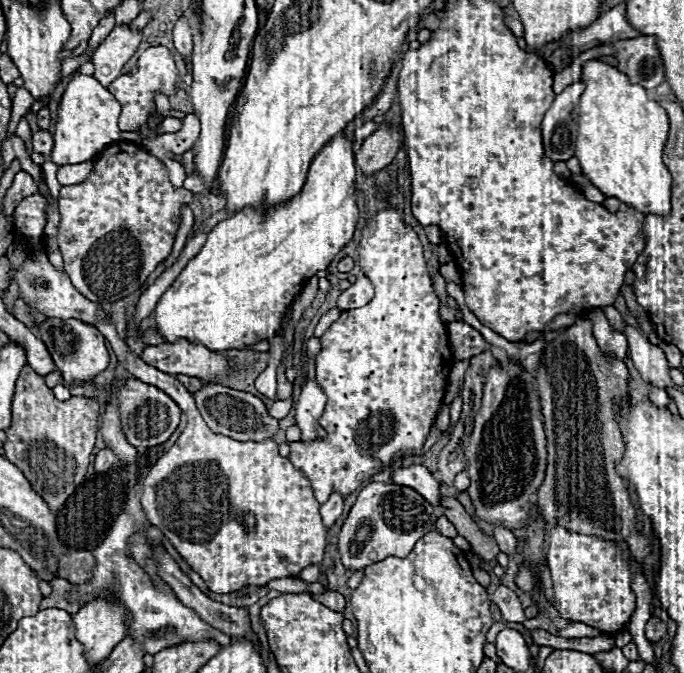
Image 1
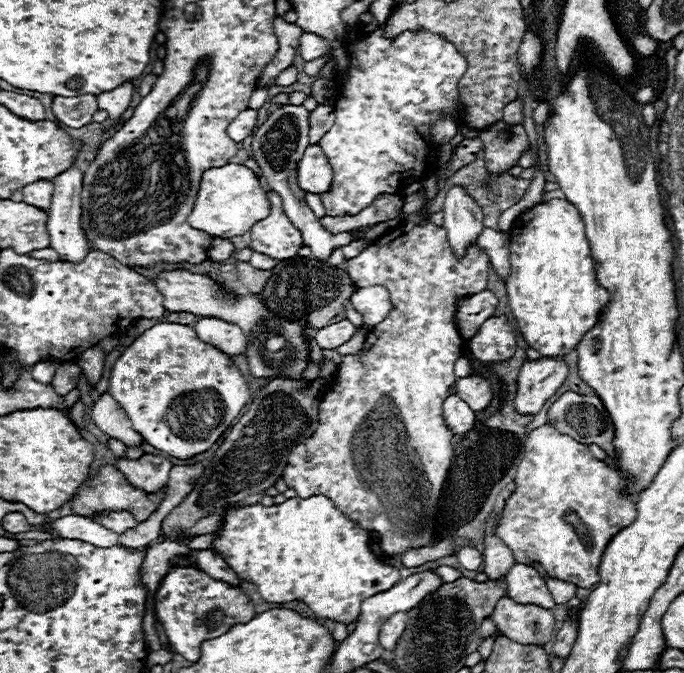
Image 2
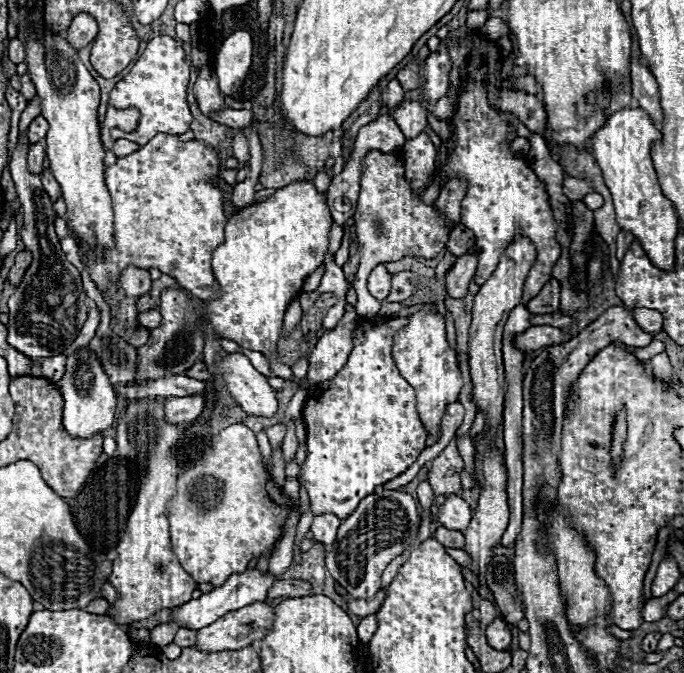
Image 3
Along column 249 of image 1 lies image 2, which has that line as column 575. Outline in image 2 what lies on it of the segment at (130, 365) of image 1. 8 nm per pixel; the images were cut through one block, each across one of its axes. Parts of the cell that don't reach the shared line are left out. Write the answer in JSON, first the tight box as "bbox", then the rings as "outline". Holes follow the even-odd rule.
{"bbox":[494,424,636,588],"outline":[[[544,424],[526,436],[524,458],[518,464],[514,482],[516,490],[506,498],[494,534],[512,550],[518,564],[538,564],[550,578],[572,582],[578,588],[594,586],[600,580],[598,566],[604,548],[622,528],[632,524],[636,518],[634,500],[622,498],[618,494],[624,486],[620,472],[616,472],[608,462],[596,460],[586,444],[578,444],[566,434],[556,432],[556,428],[550,424]]]}

